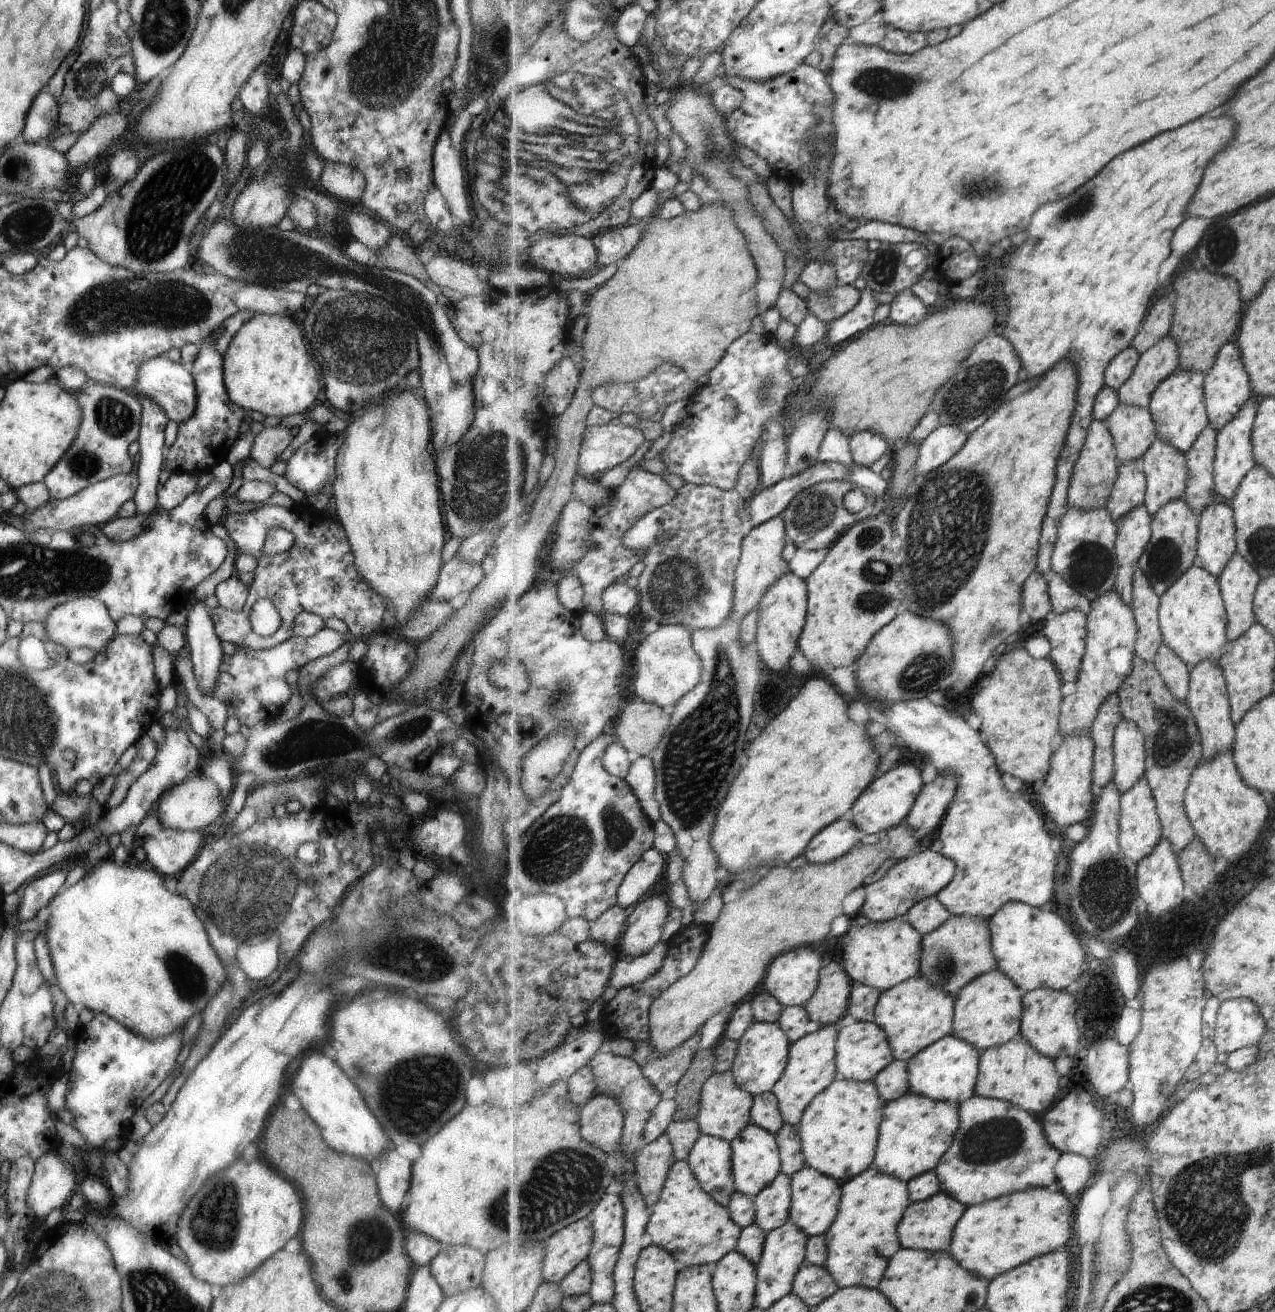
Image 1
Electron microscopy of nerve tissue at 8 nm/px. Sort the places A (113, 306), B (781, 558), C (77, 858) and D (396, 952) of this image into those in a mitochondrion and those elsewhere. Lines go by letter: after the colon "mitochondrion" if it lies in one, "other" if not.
A: mitochondrion
B: other
C: other
D: mitochondrion

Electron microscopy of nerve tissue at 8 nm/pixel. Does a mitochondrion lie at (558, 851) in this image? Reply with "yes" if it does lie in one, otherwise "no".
yes

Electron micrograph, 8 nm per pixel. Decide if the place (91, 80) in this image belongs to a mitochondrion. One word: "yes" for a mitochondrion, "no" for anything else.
yes

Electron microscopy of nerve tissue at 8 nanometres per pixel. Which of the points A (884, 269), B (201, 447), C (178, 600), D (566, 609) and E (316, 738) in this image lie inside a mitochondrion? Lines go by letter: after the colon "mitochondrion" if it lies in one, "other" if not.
A: mitochondrion
B: other
C: other
D: other
E: mitochondrion

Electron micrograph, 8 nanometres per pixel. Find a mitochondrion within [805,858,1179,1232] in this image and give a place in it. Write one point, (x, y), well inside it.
(990, 1141)

